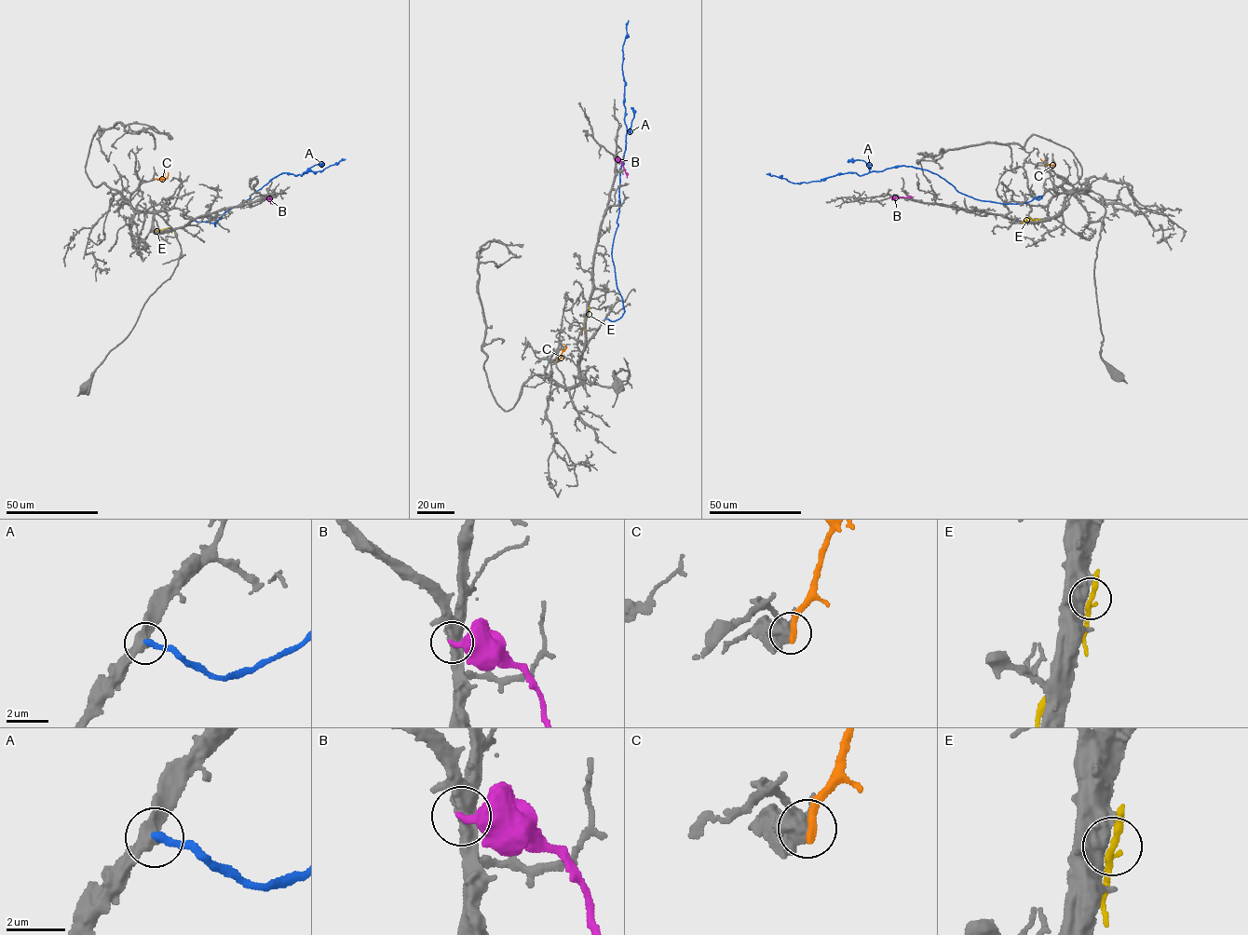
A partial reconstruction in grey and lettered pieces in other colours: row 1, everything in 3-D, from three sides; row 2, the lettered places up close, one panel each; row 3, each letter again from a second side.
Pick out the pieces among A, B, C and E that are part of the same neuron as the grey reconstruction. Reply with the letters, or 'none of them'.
none of them

